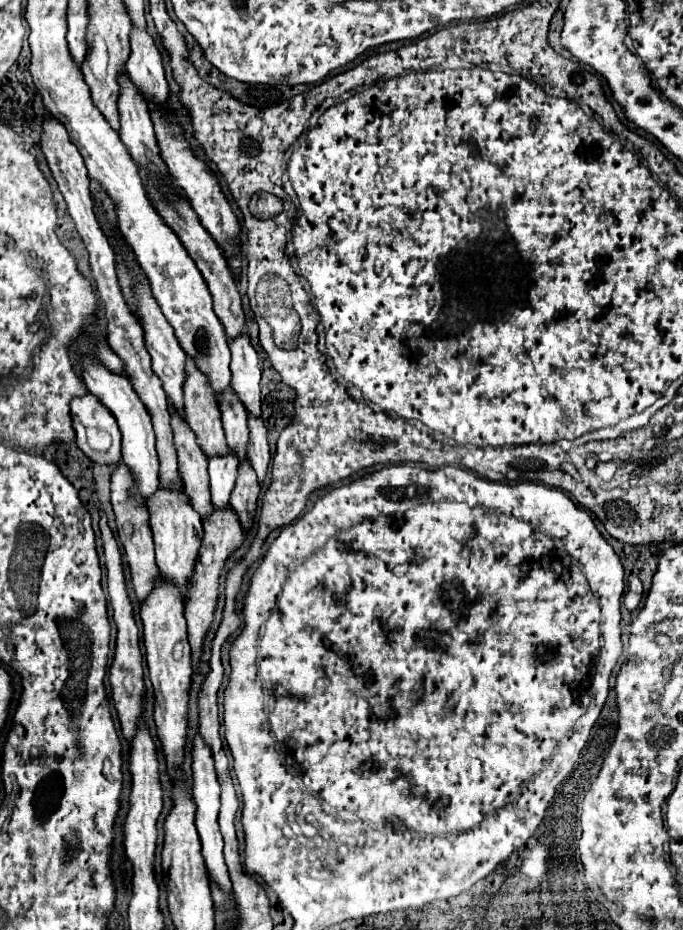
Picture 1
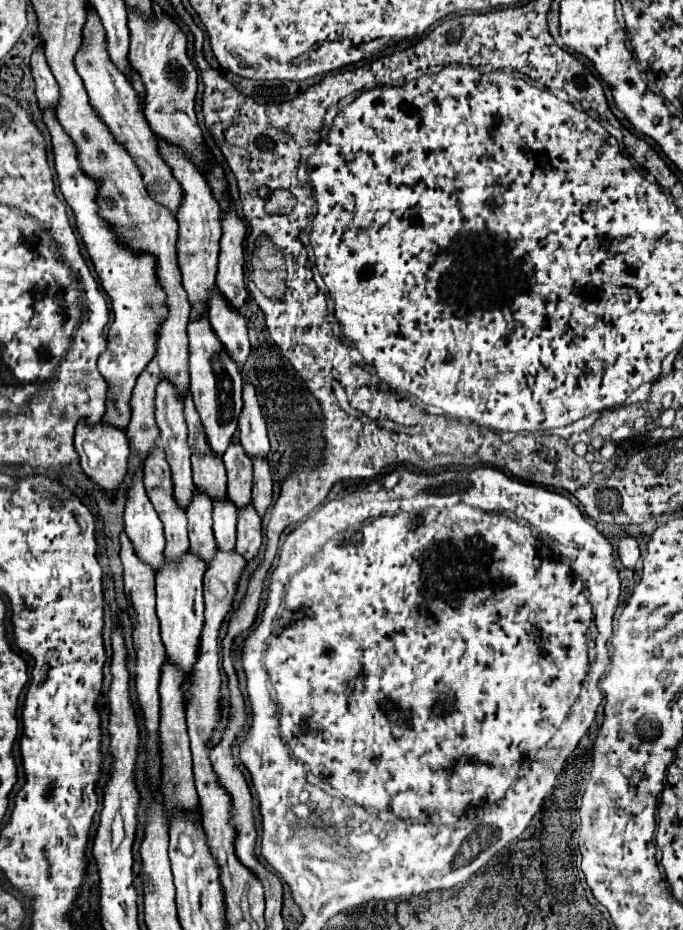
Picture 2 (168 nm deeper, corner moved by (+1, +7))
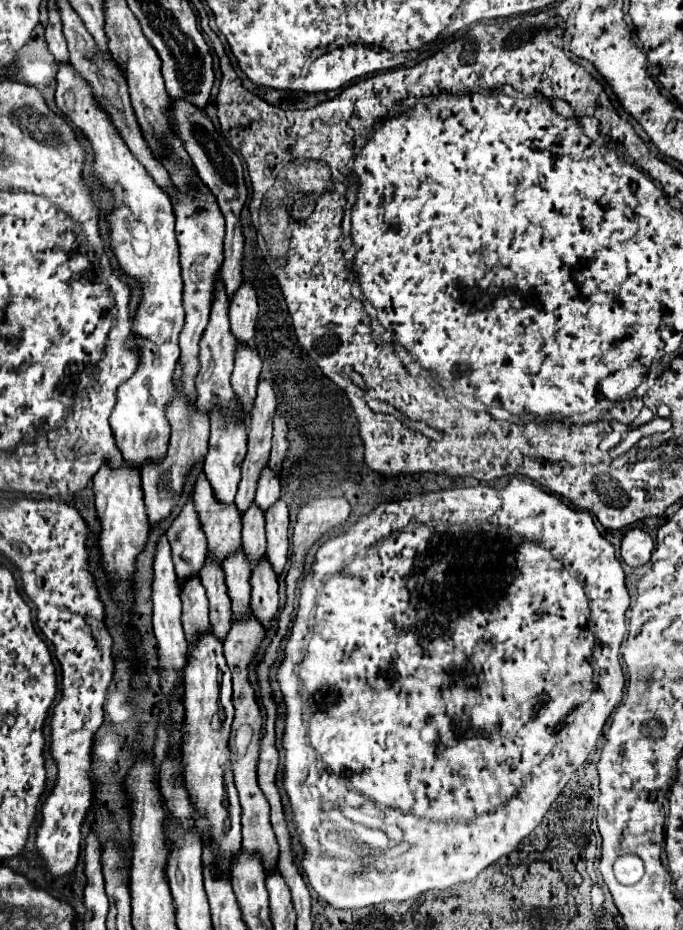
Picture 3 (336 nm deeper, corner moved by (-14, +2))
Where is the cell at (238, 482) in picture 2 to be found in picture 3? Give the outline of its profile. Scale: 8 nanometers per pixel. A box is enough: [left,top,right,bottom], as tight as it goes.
[242,506,266,568]

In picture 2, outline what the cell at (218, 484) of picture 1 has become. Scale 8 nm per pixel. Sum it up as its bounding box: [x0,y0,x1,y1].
[213,497,237,549]

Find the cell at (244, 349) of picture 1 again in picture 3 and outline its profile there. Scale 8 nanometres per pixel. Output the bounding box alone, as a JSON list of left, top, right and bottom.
[256,466,280,512]

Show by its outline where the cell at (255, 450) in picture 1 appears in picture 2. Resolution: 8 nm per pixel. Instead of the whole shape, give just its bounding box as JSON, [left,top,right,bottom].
[253,457,273,517]

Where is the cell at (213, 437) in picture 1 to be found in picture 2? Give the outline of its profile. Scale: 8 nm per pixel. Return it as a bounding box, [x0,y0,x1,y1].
[185,391,225,499]

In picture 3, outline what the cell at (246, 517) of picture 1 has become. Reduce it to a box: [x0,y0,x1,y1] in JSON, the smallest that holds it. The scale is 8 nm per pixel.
[250,558,280,630]

